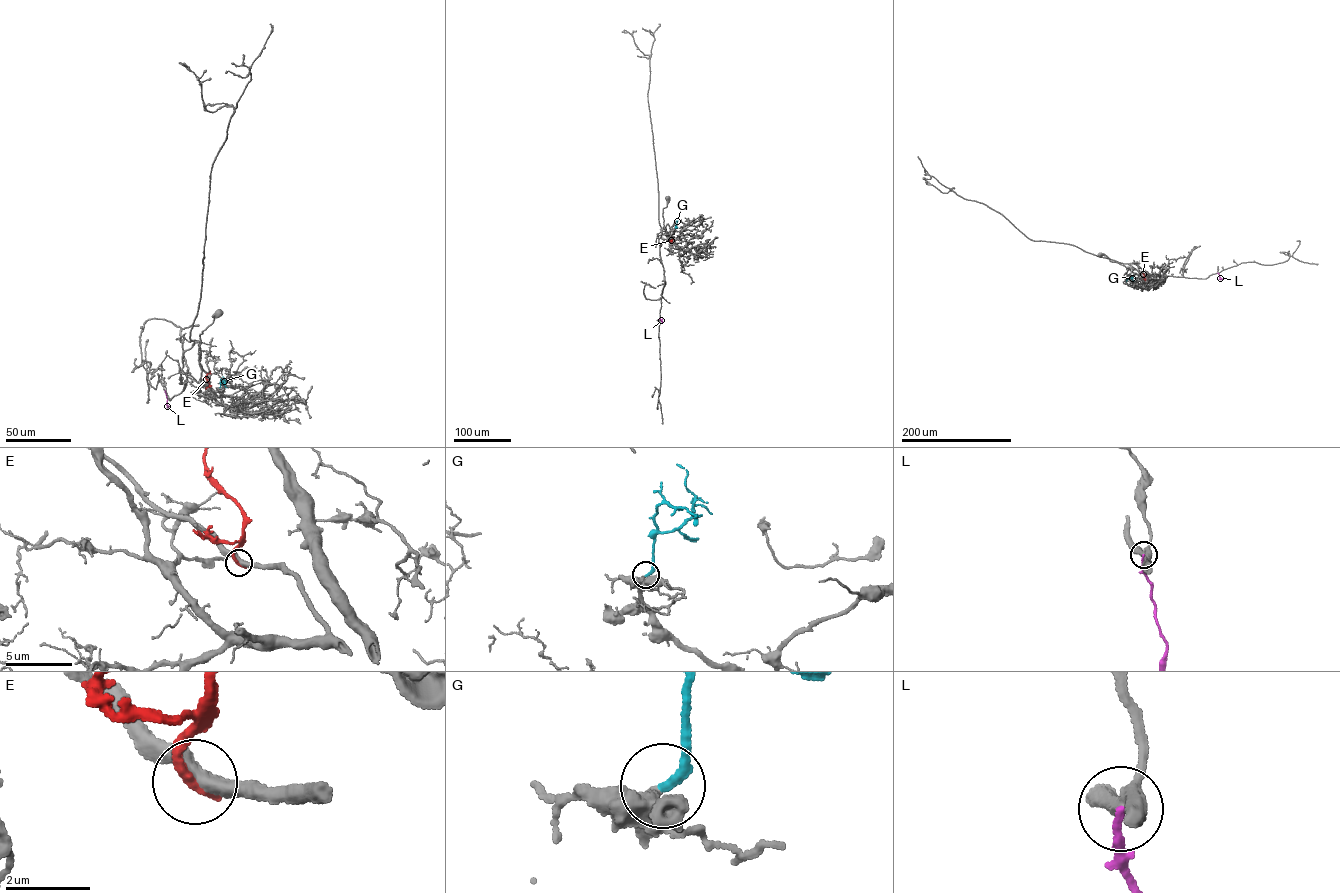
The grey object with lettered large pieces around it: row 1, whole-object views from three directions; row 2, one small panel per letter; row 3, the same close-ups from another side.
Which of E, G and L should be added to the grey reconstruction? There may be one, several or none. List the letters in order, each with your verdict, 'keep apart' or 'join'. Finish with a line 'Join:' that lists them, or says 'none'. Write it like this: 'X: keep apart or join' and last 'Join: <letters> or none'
E: keep apart
G: join
L: keep apart
Join: G

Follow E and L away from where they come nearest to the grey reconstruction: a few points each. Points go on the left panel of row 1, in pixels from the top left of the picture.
E: (205, 388), (209, 384), (206, 376), (210, 371)
L: (165, 390), (167, 406)

